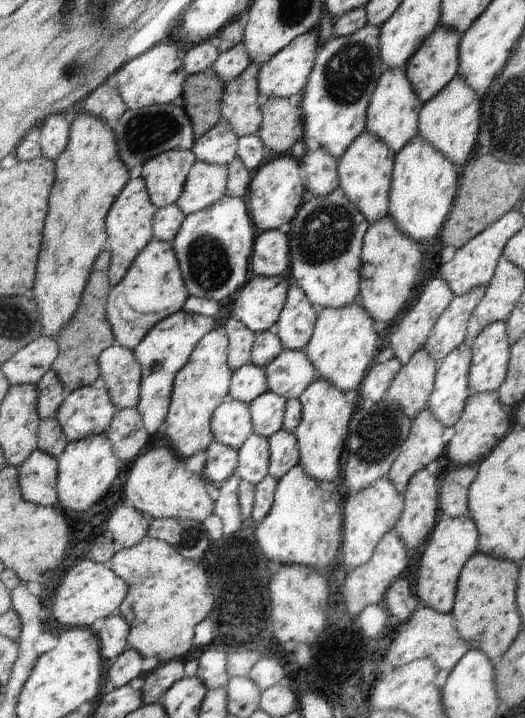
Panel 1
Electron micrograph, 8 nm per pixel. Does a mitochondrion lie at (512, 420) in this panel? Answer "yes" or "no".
no

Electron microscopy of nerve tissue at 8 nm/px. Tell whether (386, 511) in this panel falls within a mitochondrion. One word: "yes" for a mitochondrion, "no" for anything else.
no

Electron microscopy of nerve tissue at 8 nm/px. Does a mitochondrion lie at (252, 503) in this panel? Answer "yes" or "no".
no

